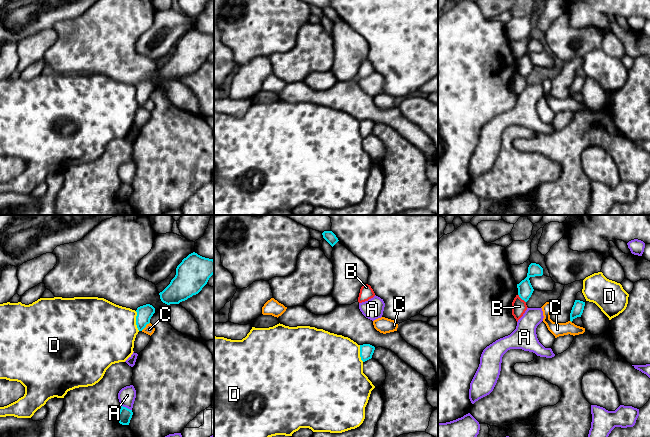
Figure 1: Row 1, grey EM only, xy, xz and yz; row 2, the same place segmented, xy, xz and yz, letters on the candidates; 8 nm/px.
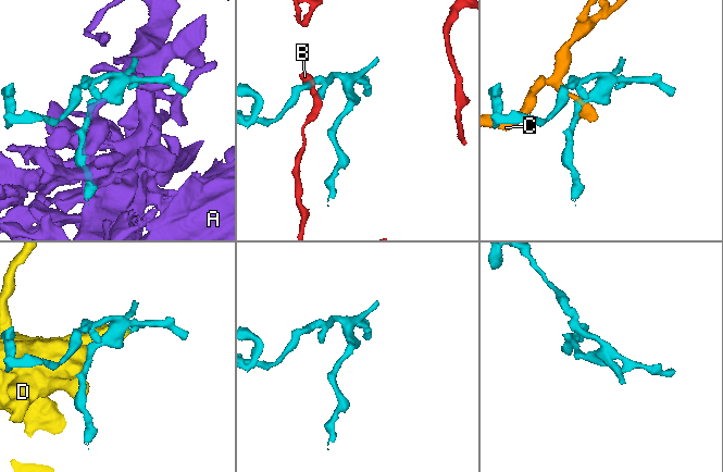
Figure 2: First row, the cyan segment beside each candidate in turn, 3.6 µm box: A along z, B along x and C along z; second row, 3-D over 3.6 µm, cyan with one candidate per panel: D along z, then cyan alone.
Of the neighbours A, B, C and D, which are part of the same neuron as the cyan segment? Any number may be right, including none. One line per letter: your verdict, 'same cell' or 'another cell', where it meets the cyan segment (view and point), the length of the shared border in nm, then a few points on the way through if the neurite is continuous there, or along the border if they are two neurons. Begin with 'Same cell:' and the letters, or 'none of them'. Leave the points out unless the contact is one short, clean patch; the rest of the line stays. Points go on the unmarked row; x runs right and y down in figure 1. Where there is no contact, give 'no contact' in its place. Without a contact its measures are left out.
Same cell: none of them
A: another cell | xy (125, 183) | 100 nm
B: another cell | yz (521, 74) | 90 nm | along yz (518, 70), (525, 78)
C: another cell | xy (145, 102) | 100 nm | along xy (149, 98), (141, 106)
D: another cell | xy (136, 97) | 160 nm

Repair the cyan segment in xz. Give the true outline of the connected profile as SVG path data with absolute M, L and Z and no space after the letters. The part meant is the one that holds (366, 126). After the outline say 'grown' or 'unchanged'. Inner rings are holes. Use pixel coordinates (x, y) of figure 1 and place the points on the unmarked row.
M370 120L360 121L360 133L363 138L372 134L375 123Z; unchanged

